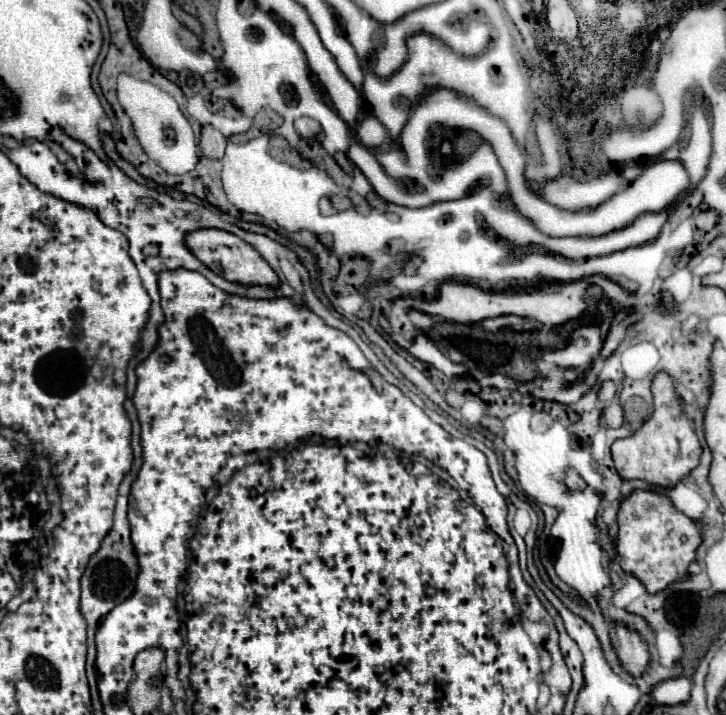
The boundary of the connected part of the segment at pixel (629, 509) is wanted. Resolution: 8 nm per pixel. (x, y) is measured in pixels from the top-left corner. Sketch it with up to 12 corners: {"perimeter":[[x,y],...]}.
{"perimeter":[[652,491],[618,511],[616,563],[650,593],[688,575],[698,525]]}

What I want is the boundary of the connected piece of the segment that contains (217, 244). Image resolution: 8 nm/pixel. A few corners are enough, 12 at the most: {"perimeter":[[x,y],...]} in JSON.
{"perimeter":[[222,229],[186,233],[184,245],[228,281],[278,285],[260,253]]}

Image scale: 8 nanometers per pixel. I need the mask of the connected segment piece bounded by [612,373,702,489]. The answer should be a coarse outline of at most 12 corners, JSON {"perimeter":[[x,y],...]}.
{"perimeter":[[668,373],[652,417],[612,445],[622,479],[670,489],[702,445]]}

